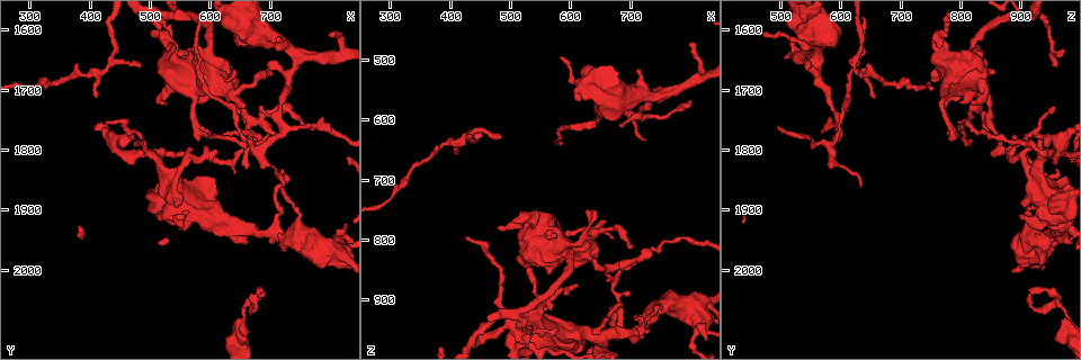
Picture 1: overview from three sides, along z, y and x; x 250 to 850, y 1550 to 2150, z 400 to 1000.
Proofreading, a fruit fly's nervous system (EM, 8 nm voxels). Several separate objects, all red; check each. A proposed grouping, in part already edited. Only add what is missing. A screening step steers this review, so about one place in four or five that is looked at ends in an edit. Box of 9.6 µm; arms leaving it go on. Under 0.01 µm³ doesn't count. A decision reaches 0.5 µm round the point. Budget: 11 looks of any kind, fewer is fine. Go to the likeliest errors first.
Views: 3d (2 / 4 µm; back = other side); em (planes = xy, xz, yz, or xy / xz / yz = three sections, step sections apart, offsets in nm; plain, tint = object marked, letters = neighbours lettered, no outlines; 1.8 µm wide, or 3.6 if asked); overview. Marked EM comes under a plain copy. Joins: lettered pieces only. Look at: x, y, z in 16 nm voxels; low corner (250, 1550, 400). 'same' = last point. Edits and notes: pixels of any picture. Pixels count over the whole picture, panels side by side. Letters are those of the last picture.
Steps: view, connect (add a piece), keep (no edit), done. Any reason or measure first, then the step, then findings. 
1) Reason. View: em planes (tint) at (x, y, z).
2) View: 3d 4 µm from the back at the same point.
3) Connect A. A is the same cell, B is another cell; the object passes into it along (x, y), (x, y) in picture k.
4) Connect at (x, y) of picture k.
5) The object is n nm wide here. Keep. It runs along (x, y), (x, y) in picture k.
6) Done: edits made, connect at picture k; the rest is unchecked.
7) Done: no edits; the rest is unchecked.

Abrupt turn. View: em xy step 16 (tint) at (585, 1770, 790).

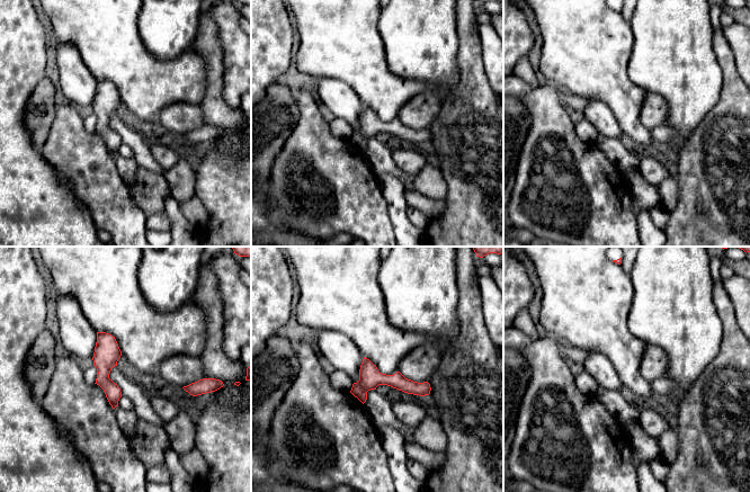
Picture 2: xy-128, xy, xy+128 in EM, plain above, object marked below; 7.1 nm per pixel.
Another direction. View: em planes (letters) at the same point.

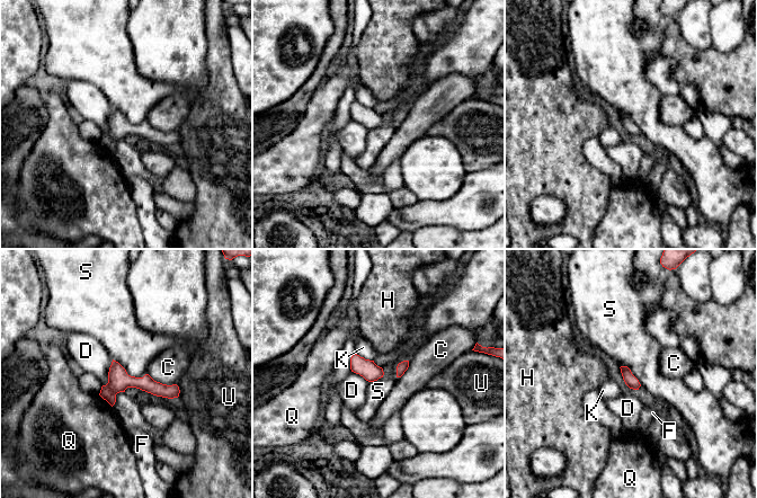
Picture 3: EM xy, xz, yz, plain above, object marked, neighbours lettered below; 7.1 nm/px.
The object is 90 nm wide here. Keep. C, D, F, H, K, Q, S and U are other cells; a border runs along (113, 358), (131, 375), (145, 374) in picture 3; no lettered piece goes on from it.

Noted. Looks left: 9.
An open end. View: em planes (tint) at (470, 1775, 925).

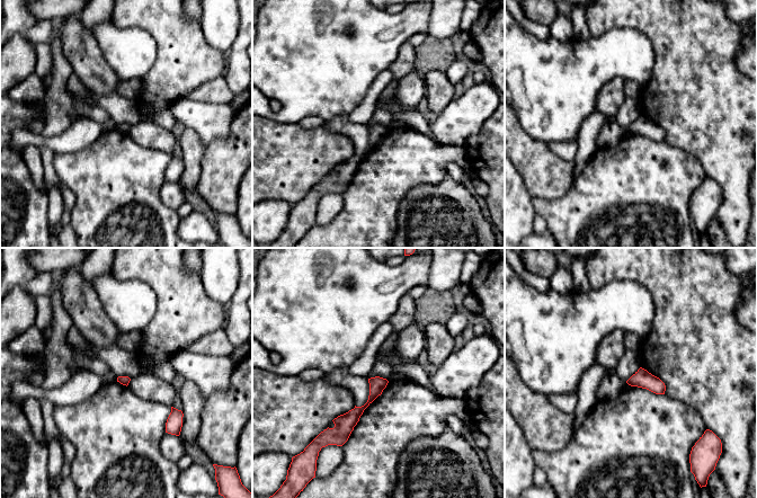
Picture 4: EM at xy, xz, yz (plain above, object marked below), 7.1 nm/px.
View: em planes (letters) at the same point.

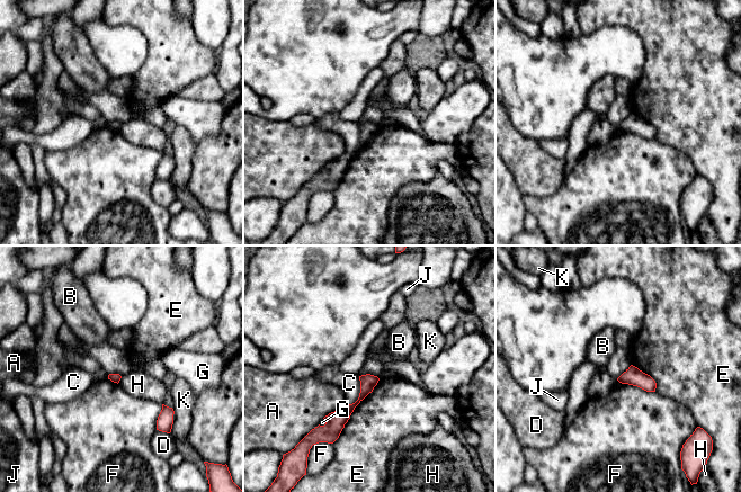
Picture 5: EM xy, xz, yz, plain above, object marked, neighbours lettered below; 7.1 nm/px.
Keep. A, B, C, D, E, F, G, H, J and K are other cells; it runs along (374, 378), (362, 397), (331, 427) in picture 5; none of them fits.

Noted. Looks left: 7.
Stops while still wide. View: em 3.6 µm planes (tint) at (540, 1895, 905).

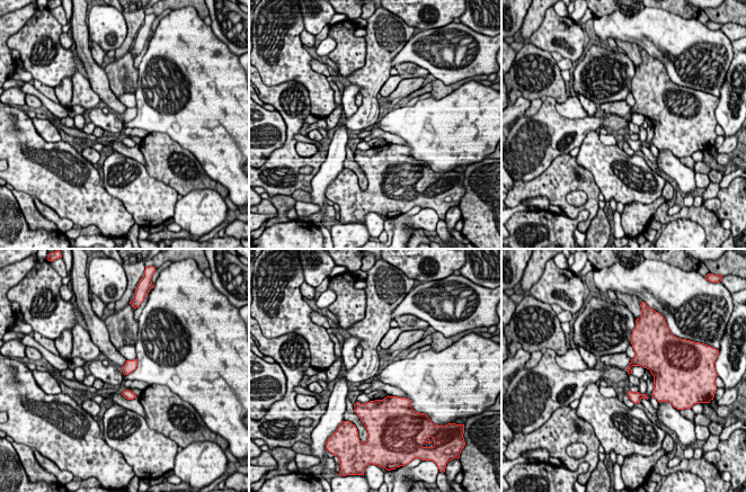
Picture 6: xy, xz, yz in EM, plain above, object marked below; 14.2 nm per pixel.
What lies round it. View: em 3.6 µm planes (letters) at the same point.

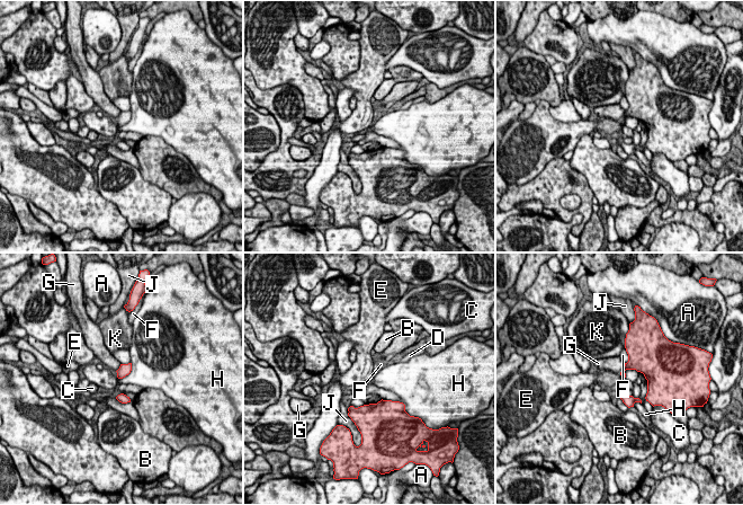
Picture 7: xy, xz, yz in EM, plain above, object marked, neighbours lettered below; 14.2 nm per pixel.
Keep. A, B, C, D, E, F, G, H, J and K are other cells; a border runs along (619, 373), (623, 378) in picture 7; no lettered piece goes on from it.

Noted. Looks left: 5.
Three-way junction. View: em xy step 4 (tint) at (695, 1940, 960).

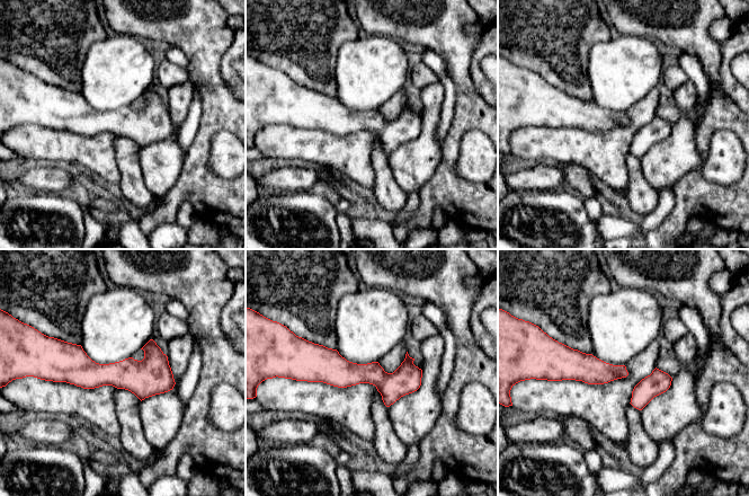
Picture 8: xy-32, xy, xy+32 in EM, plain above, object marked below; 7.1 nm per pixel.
View: em planes (letters) at the same point.

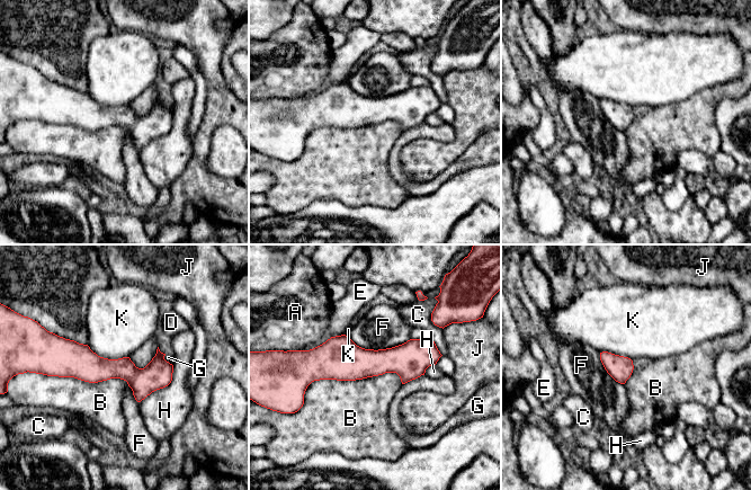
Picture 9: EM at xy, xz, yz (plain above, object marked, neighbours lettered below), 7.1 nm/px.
The longest contact is with B, 750 nm. Keep. A, B, C, D, E, F, G, H, J and K are other cells; a border runs along (402, 383), (314, 380), (303, 402) in picture 9; none of them fits.

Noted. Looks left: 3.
Done: no edits; the rest is unchecked.

